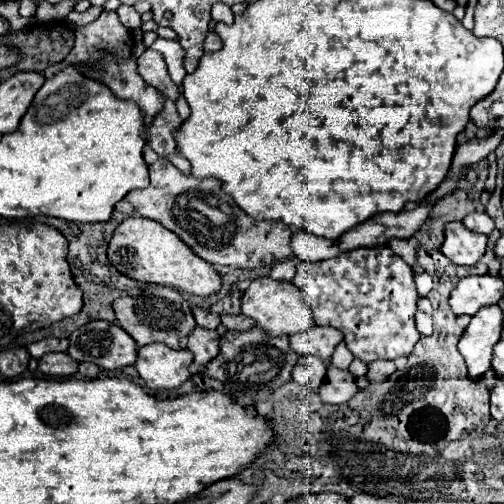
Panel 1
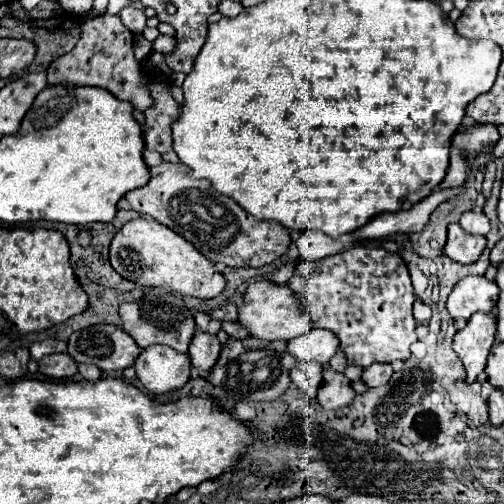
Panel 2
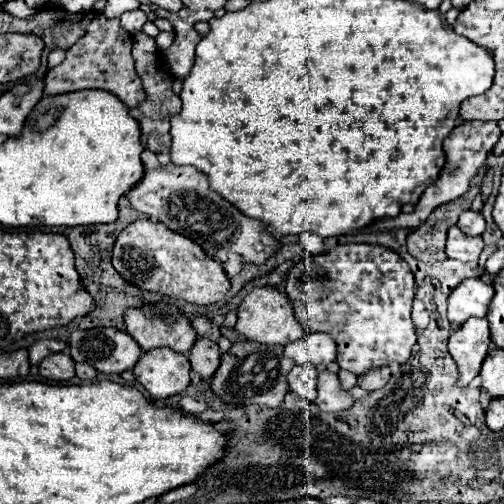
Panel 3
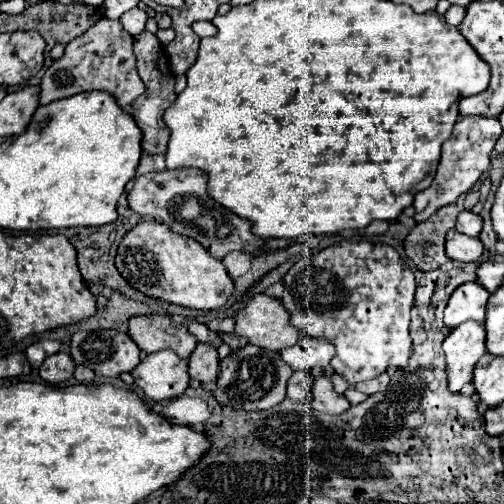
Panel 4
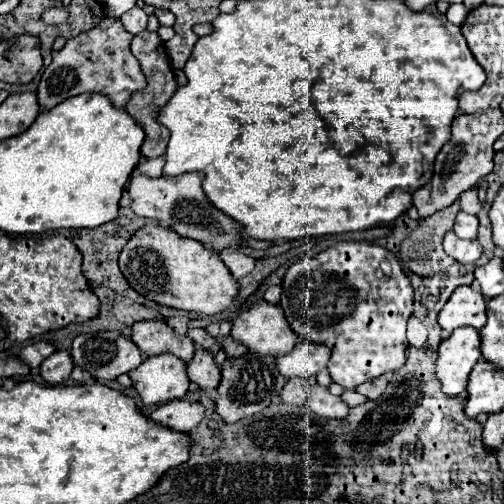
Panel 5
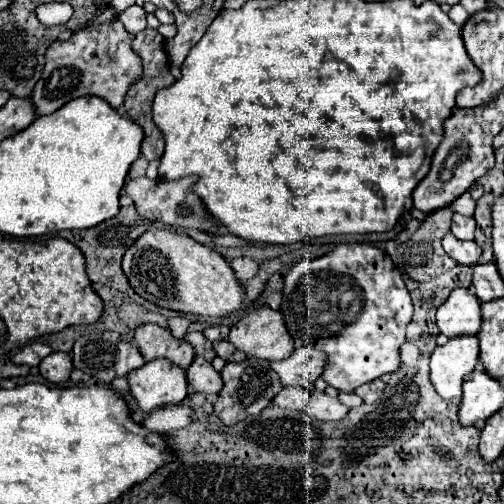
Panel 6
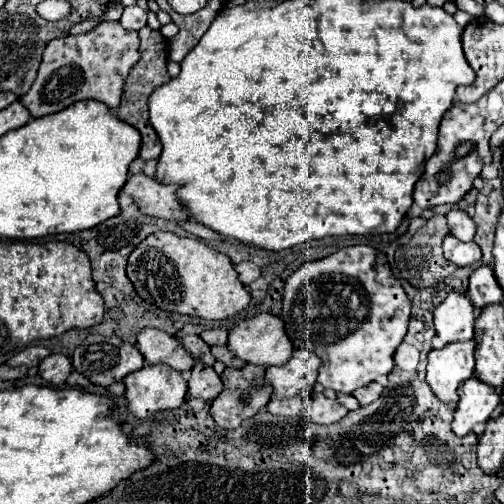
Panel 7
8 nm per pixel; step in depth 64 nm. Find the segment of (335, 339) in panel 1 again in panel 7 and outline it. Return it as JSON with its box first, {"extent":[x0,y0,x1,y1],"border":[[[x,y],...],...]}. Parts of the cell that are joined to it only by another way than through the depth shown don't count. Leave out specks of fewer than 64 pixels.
{"extent":[264,350,320,398],"border":[[[298,350],[292,360],[280,368],[268,368],[264,380],[272,388],[272,398],[294,398],[302,390],[314,386],[320,358],[314,352]]]}

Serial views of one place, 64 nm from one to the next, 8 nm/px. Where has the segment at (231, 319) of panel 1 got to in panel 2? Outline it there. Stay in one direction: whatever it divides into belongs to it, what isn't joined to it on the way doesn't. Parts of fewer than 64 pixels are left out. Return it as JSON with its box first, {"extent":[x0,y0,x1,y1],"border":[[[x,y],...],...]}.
{"extent":[222,322,248,338],"border":[[[222,322],[222,330],[224,330],[230,338],[246,338],[246,336],[248,336],[248,332],[244,332],[238,322]]]}

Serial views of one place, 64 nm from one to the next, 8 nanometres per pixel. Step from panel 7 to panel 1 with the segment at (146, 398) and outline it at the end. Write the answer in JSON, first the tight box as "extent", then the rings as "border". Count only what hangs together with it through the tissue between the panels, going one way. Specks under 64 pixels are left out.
{"extent":[134,344,192,392],"border":[[[148,344],[144,348],[138,348],[138,360],[134,366],[140,378],[144,380],[144,384],[150,390],[158,392],[158,390],[170,390],[182,386],[190,378],[190,370],[188,370],[190,362],[192,362],[192,352],[188,350],[172,350],[164,344]]]}

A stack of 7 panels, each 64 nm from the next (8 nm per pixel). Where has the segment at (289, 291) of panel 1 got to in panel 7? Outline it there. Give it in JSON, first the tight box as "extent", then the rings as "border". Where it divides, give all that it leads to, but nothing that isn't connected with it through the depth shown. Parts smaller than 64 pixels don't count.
{"extent":[228,314,292,366],"border":[[[256,314],[230,330],[228,348],[246,364],[282,366],[292,358],[292,342],[274,314]]]}

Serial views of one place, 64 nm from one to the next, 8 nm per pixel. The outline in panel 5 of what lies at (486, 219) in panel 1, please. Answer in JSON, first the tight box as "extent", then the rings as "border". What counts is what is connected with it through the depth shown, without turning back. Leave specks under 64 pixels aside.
{"extent":[454,212,478,240],"border":[[[458,212],[456,222],[454,222],[454,234],[466,240],[474,240],[476,238],[476,230],[478,230],[478,218]]]}

